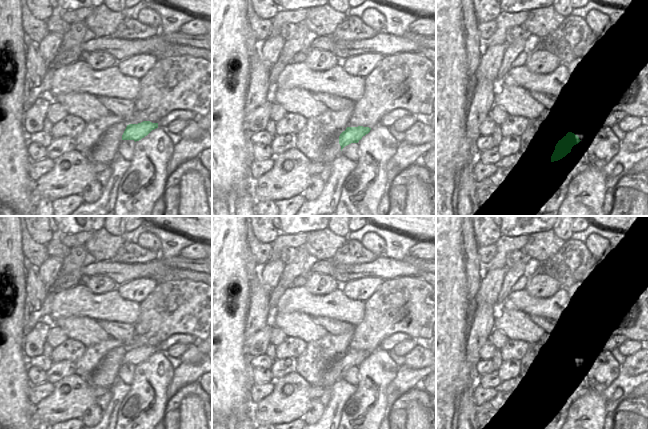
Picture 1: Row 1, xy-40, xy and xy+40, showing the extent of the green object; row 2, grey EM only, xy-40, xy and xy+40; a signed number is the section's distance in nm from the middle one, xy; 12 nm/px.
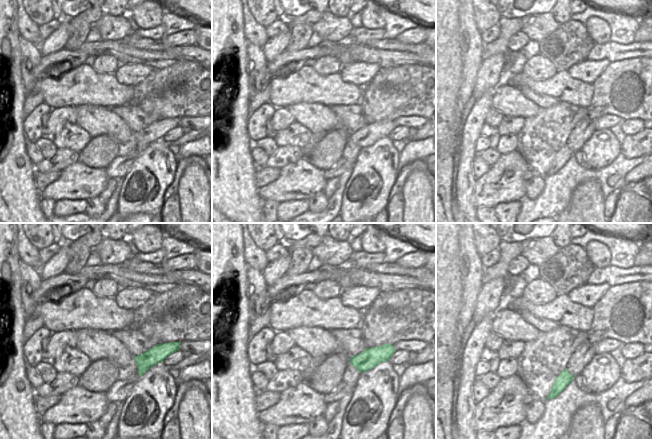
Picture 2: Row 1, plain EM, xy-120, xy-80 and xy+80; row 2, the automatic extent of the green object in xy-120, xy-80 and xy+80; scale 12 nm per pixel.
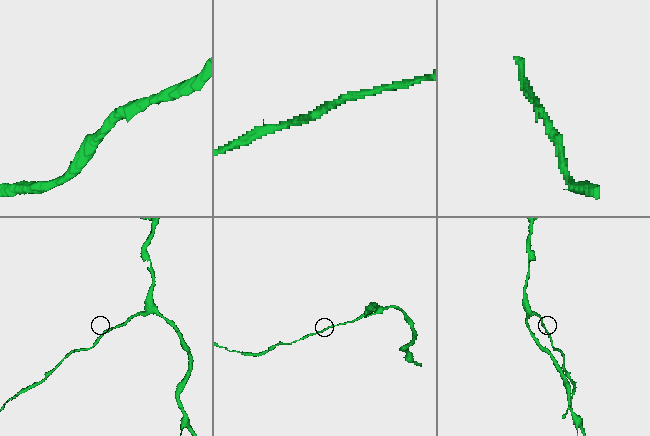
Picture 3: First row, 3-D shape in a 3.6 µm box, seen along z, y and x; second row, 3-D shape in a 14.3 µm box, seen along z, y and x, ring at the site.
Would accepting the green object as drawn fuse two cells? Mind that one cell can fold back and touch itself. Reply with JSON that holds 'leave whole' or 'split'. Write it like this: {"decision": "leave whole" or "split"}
{"decision": "leave whole"}

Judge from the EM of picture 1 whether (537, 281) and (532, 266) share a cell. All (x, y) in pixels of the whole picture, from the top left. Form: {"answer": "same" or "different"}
{"answer": "different"}

